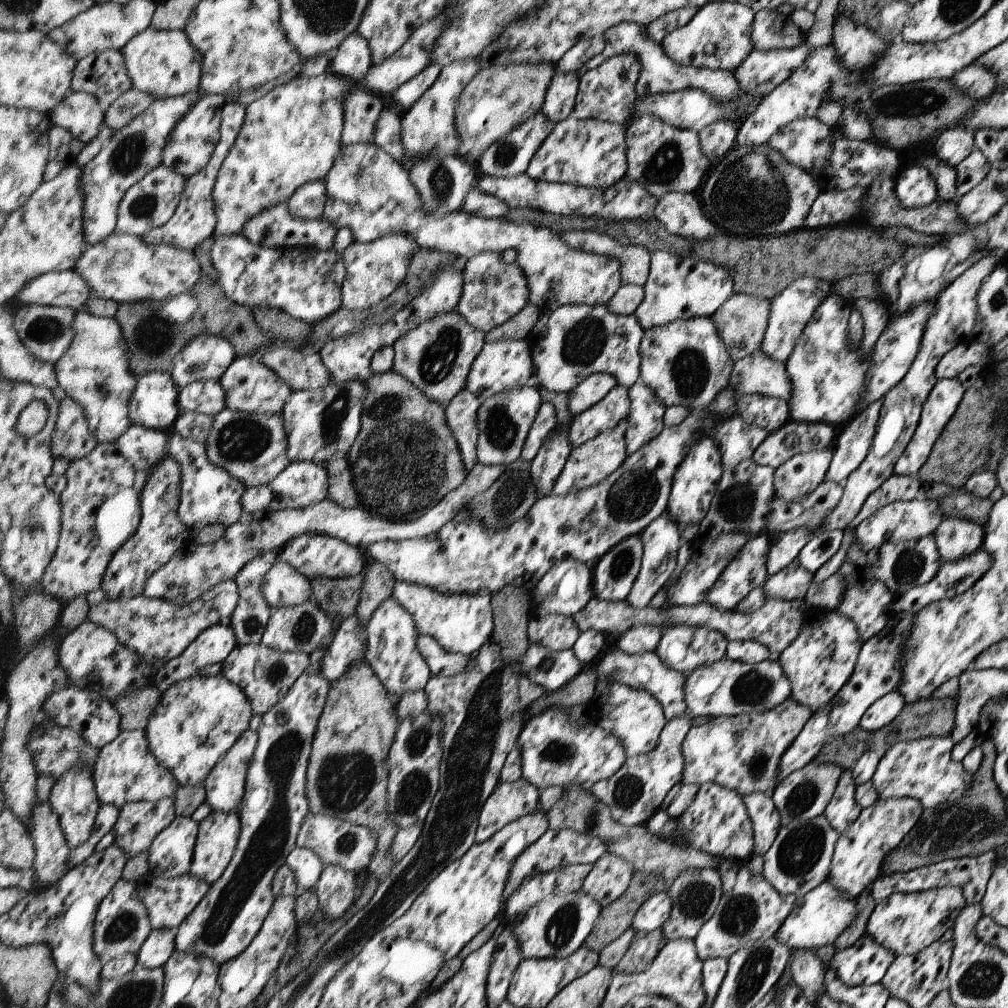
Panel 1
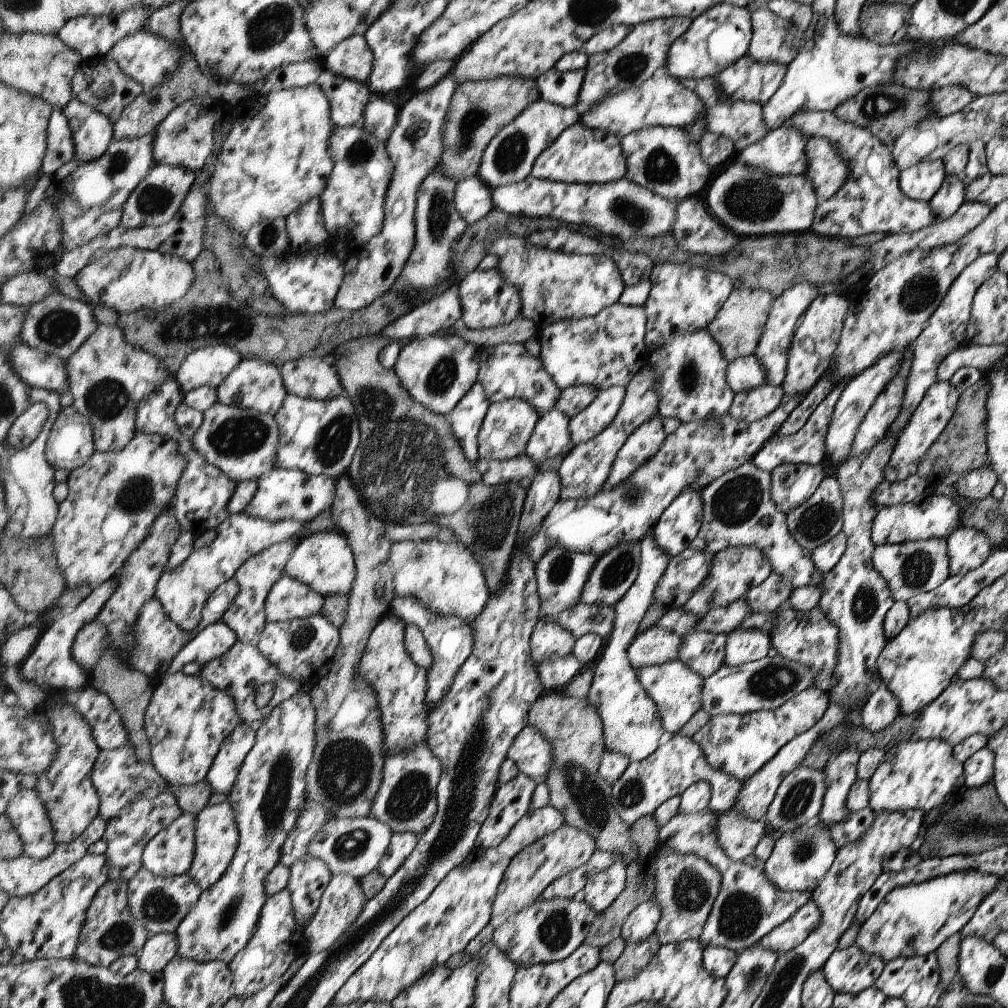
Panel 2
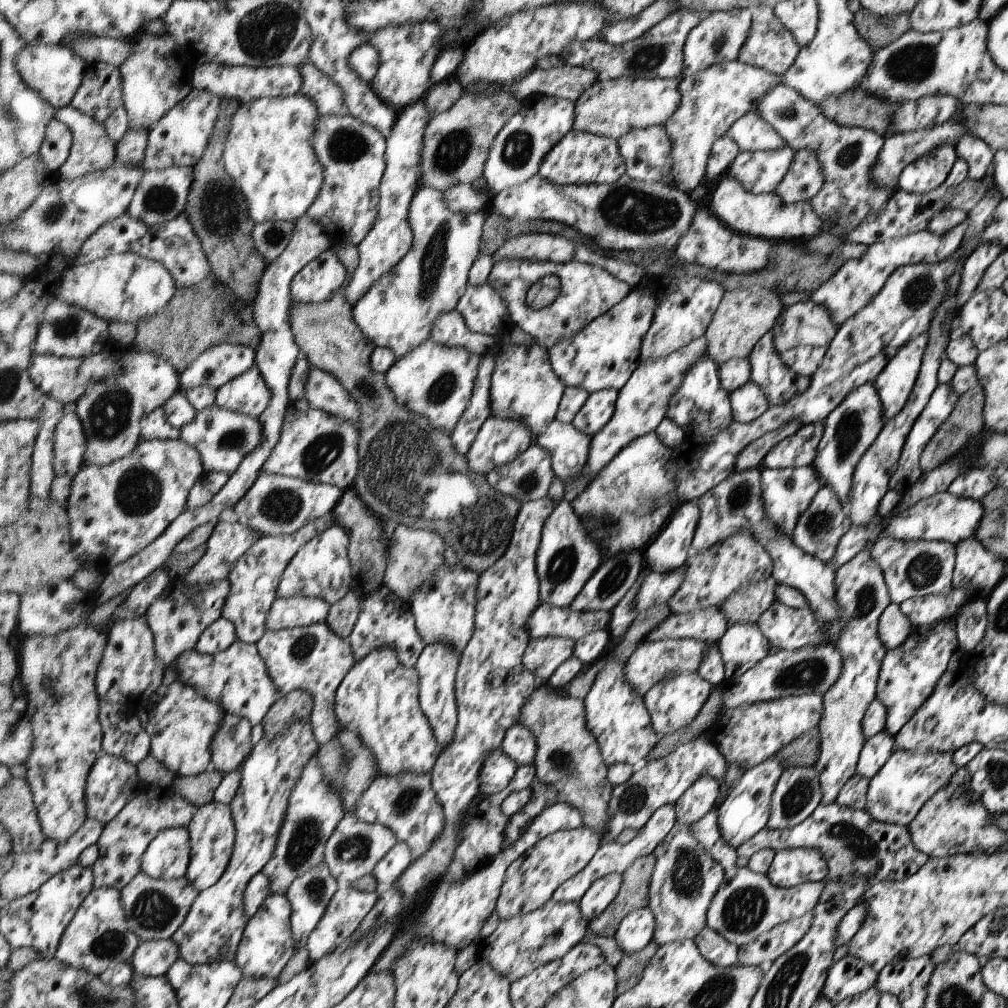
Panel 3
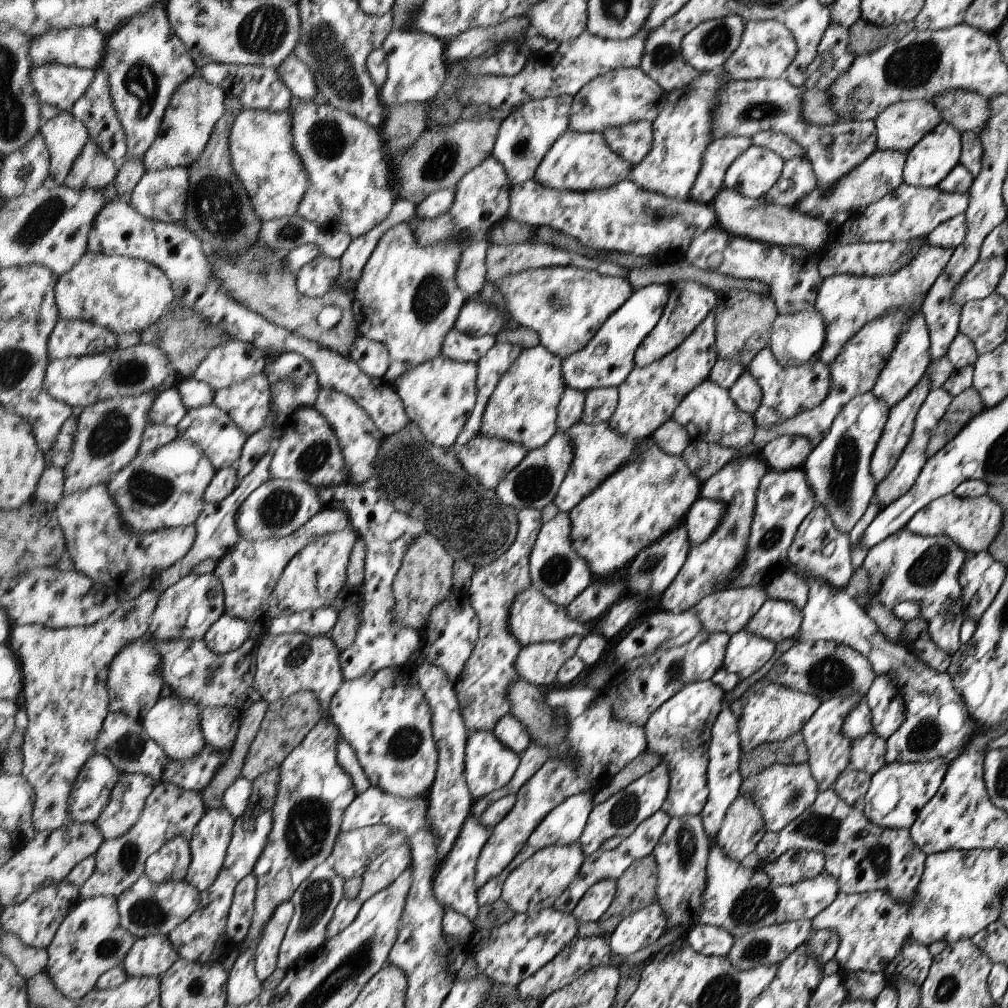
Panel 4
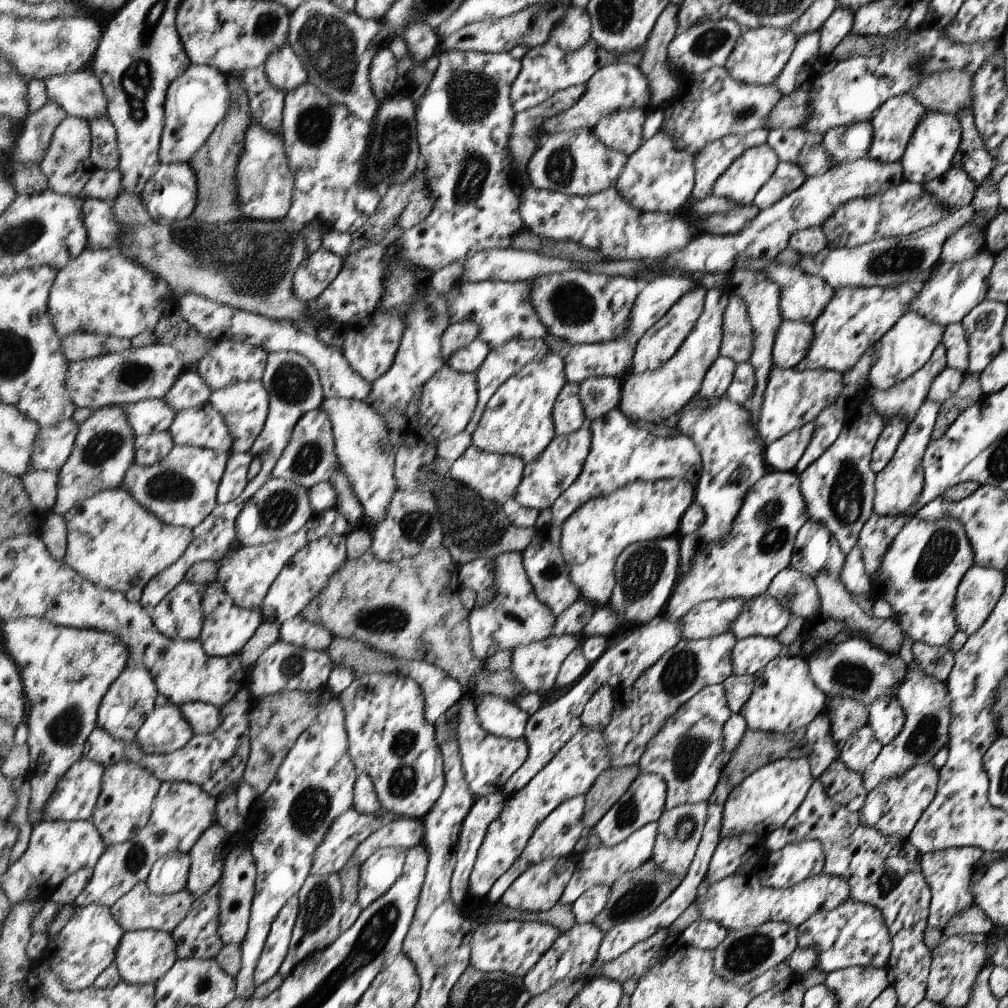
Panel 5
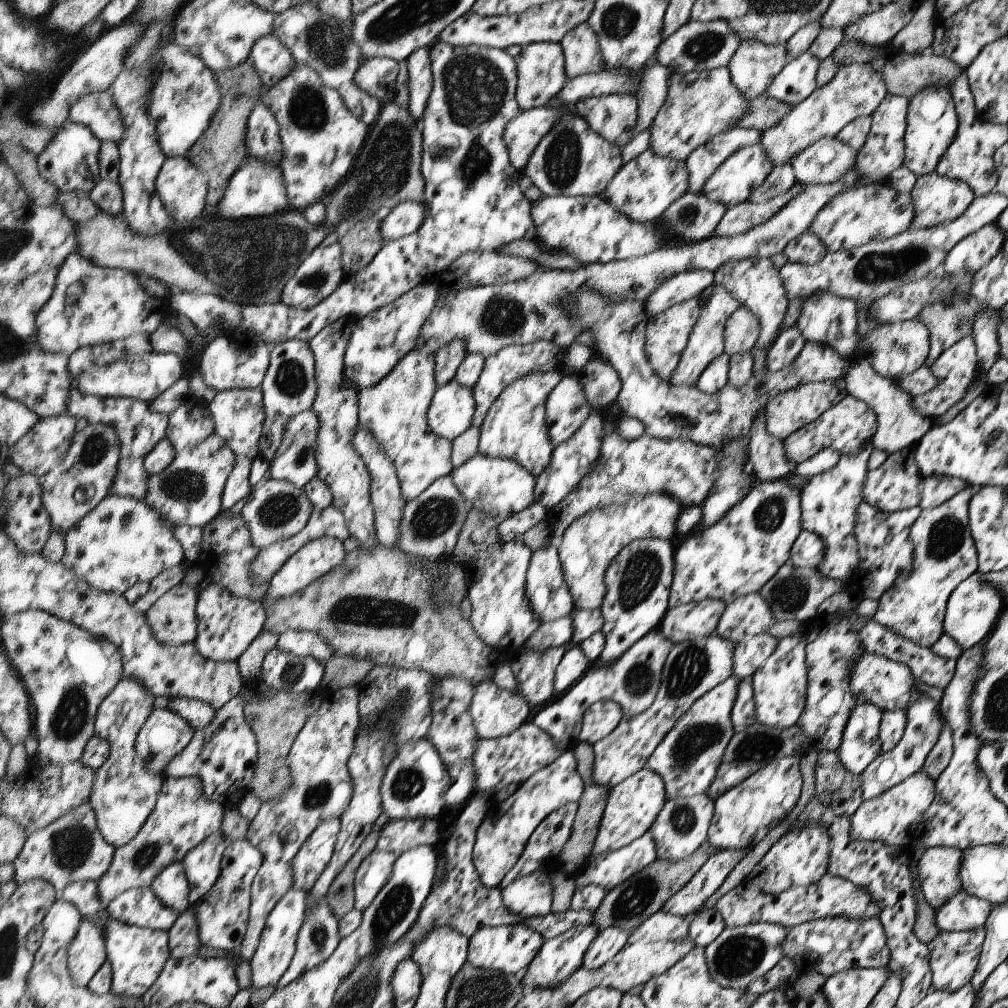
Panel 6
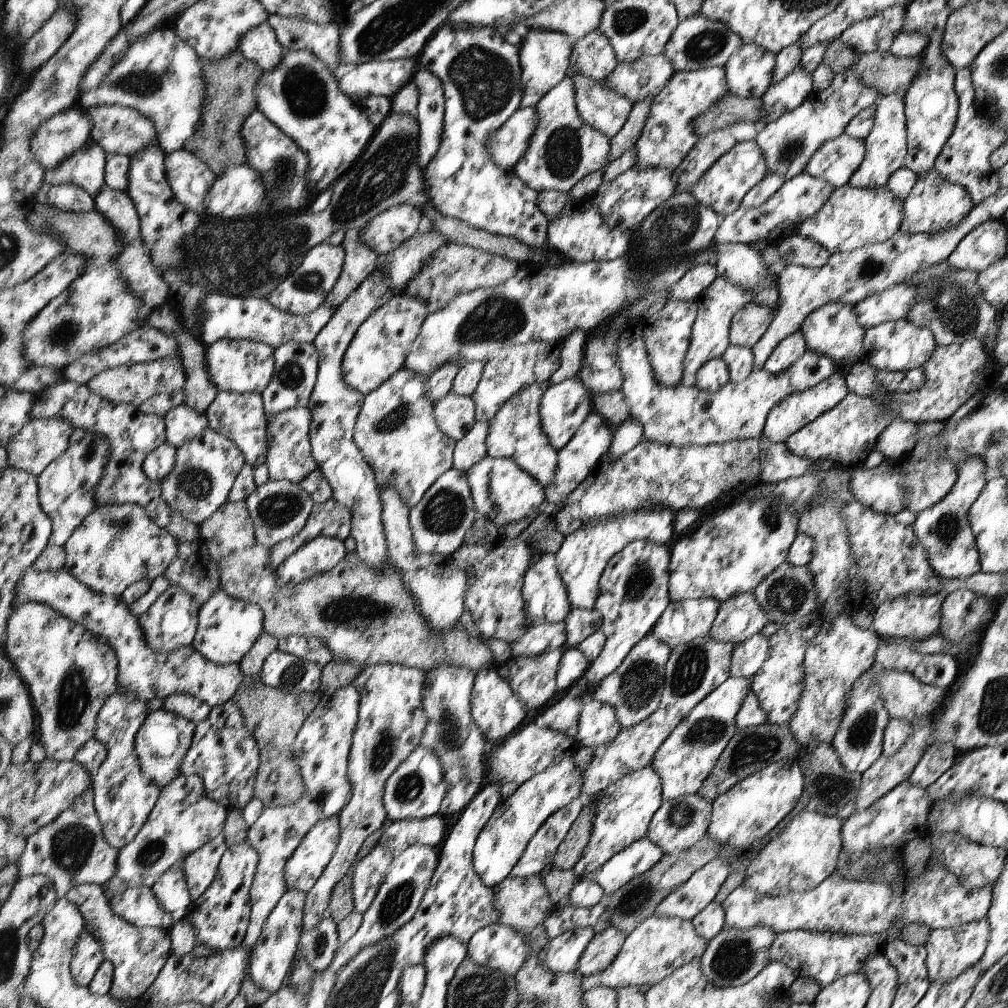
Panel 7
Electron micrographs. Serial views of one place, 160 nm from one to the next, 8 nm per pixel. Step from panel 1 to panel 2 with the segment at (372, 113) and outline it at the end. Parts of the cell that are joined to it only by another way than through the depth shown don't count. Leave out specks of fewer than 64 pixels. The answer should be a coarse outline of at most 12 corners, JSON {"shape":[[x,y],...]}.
{"shape":[[324,69],[315,84],[330,98],[335,127],[361,126],[366,83]]}

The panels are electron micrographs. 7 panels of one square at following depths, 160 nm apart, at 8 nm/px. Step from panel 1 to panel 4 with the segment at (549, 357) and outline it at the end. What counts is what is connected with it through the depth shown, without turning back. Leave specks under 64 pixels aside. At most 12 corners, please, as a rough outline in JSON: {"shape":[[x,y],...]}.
{"shape":[[634,289],[589,344],[561,360],[565,385],[619,389],[669,303]]}

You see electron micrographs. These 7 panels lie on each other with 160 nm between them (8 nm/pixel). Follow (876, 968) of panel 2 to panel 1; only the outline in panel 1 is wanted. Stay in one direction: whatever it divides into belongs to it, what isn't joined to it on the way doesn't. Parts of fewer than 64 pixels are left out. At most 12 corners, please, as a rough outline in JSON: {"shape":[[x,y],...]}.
{"shape":[[862,936],[829,968],[848,987],[884,979],[892,950]]}

